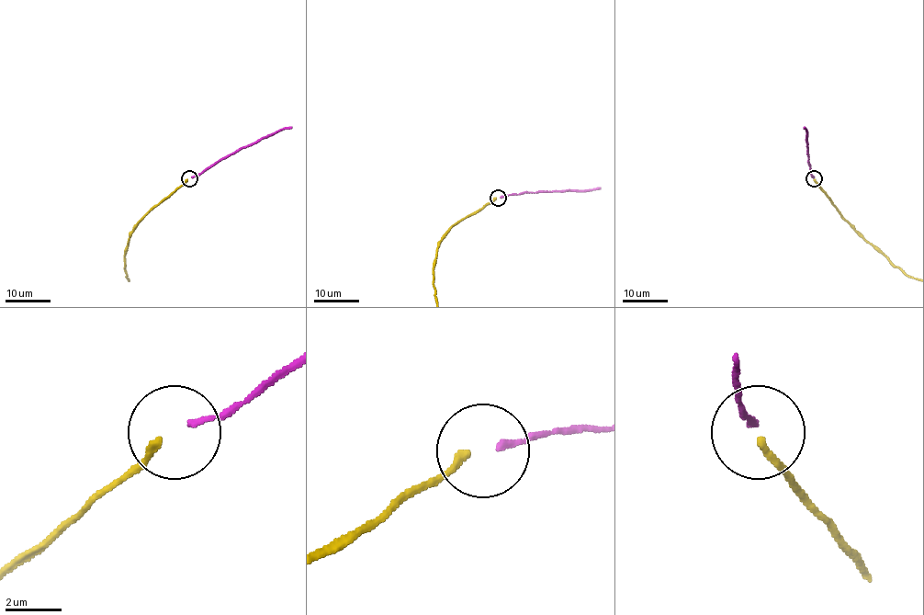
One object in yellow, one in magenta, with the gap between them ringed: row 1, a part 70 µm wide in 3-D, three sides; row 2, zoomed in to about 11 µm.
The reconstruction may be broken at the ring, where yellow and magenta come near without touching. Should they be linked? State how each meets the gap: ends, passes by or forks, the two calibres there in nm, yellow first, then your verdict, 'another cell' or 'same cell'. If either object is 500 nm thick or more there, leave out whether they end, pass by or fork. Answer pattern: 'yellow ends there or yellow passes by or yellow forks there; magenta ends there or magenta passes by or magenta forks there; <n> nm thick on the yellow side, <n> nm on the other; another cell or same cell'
yellow ends there; magenta ends there; 280 nm thick on the yellow side, 200 nm on the other; same cell

